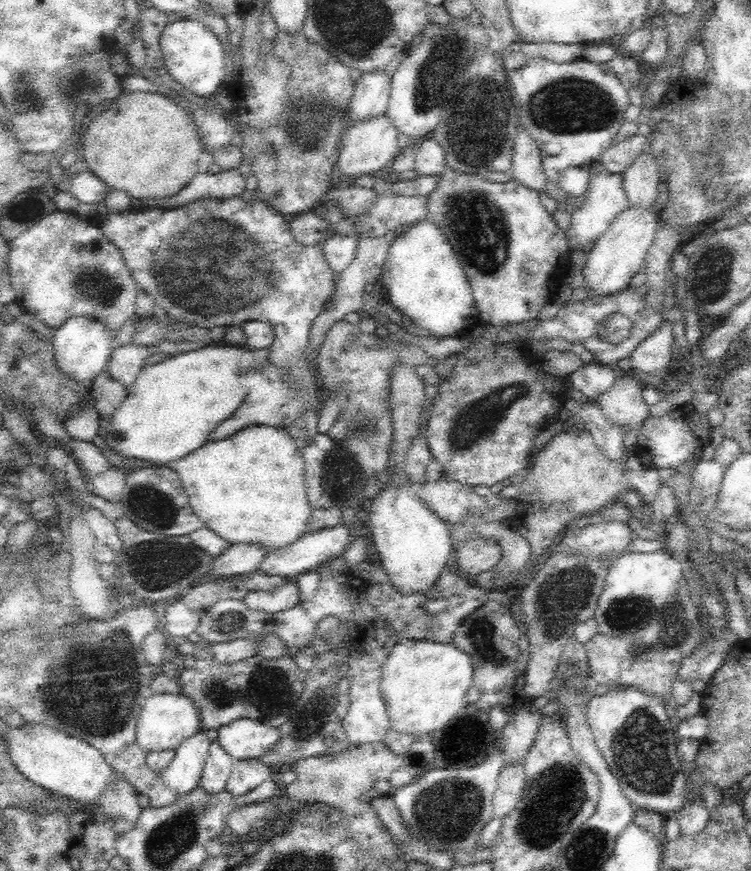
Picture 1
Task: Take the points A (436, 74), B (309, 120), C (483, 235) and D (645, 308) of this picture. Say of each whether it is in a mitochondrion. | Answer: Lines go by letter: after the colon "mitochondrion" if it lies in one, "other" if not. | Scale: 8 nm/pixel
A: mitochondrion
B: mitochondrion
C: mitochondrion
D: other

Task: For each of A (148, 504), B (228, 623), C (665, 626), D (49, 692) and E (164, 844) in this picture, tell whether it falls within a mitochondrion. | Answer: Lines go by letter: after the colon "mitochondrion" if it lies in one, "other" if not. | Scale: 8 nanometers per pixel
A: mitochondrion
B: mitochondrion
C: mitochondrion
D: mitochondrion
E: mitochondrion

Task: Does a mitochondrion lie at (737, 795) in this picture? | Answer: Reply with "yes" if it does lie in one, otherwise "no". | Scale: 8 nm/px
no

